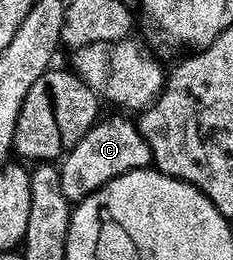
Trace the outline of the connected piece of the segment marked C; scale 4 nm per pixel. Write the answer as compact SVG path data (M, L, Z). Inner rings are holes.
M105 116L97 120L59 162L62 195L66 195L68 201L75 203L86 199L94 191L110 183L110 179L118 179L118 175L126 175L135 169L147 169L152 165L152 152L146 139L142 139L139 124L133 118L132 121L128 118L131 116L120 116L124 117Z

